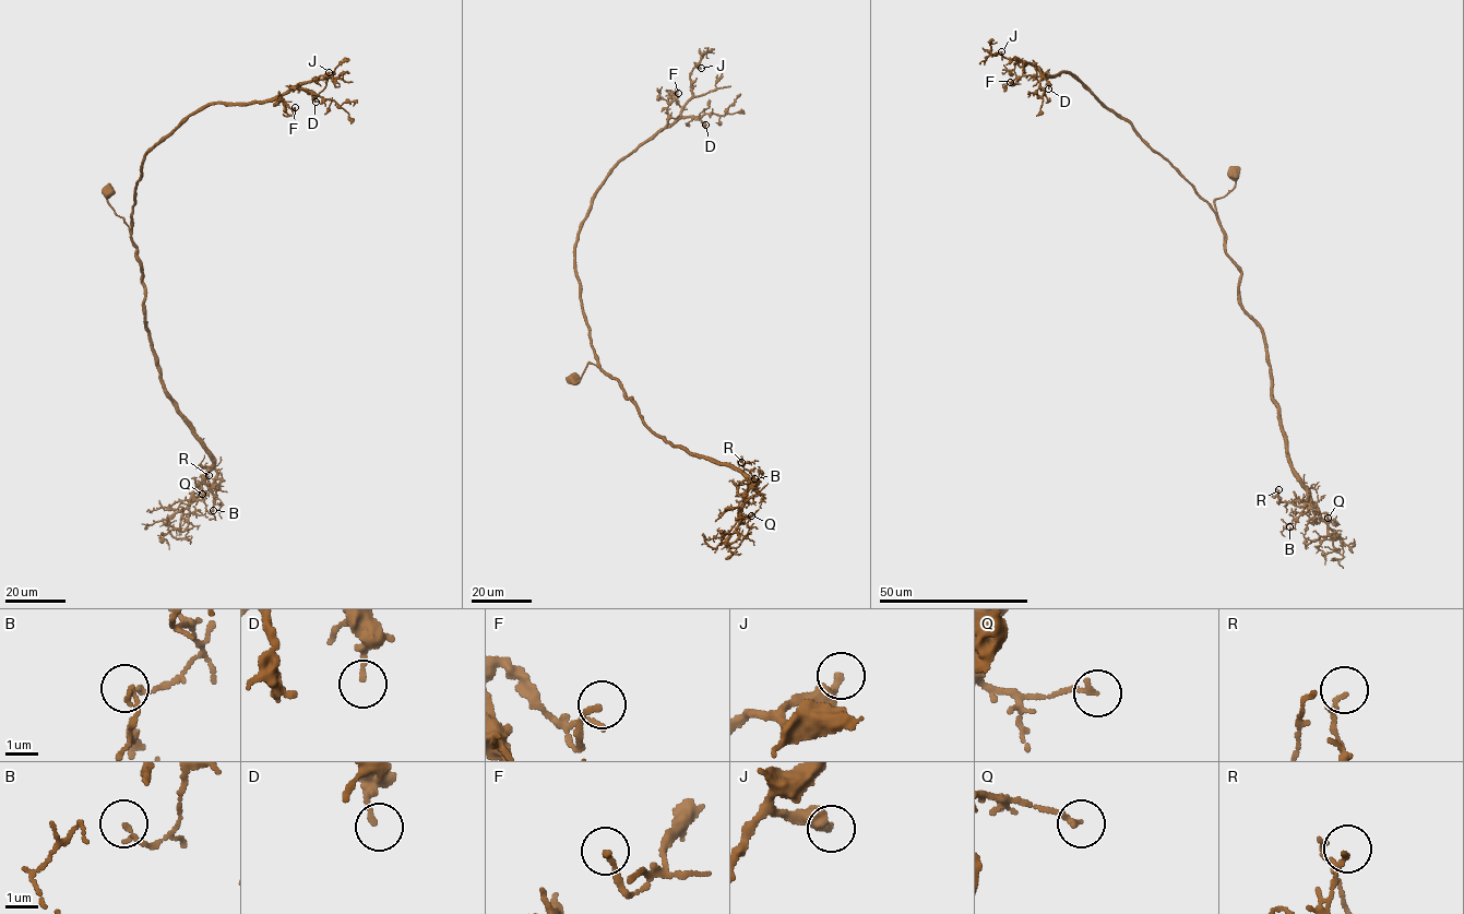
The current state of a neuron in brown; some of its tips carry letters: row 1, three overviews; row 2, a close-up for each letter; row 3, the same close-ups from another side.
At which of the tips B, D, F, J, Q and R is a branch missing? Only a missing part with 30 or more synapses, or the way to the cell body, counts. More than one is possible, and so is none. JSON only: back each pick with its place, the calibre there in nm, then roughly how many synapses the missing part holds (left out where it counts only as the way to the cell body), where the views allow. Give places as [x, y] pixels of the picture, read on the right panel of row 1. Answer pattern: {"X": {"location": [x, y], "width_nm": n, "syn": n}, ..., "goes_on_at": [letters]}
{"goes_on_at": []}

